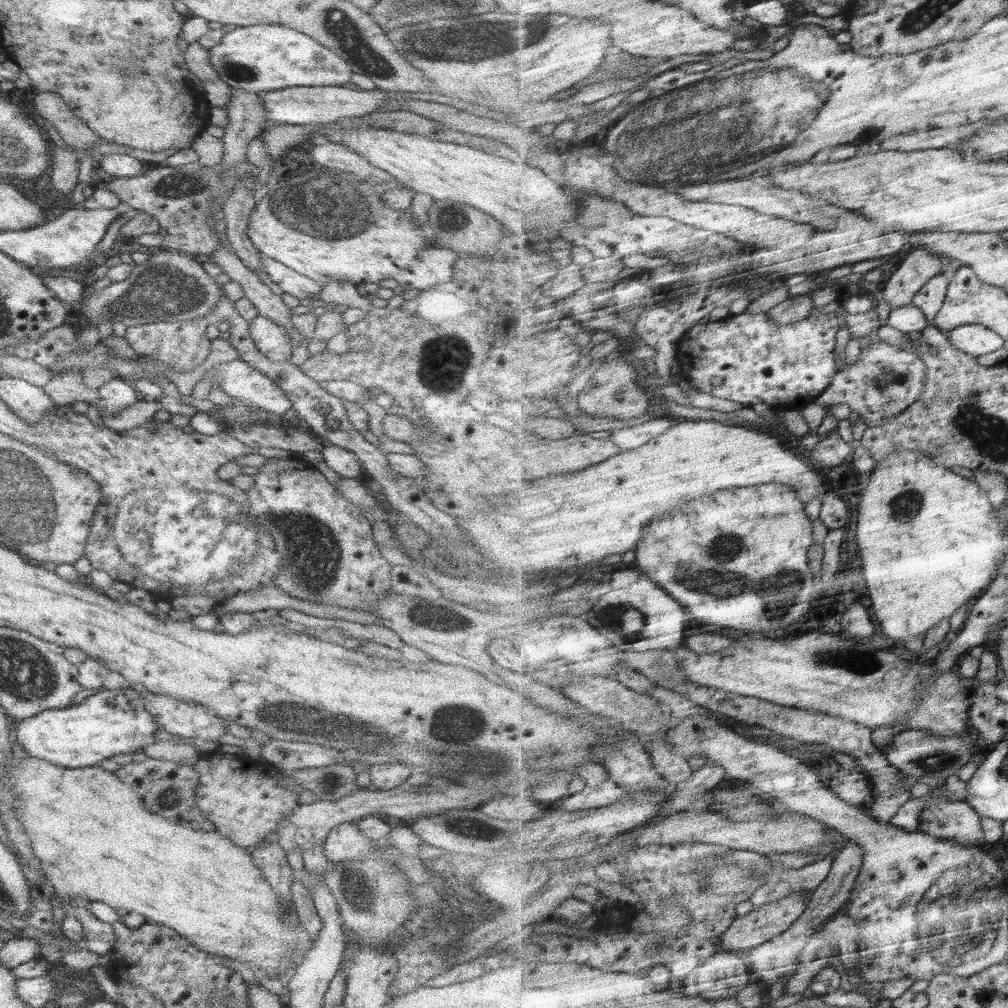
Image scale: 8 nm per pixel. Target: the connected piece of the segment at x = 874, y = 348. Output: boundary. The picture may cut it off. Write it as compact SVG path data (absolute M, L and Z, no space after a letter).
M880 340L880 343L870 343L868 348L862 350L855 364L843 366L833 384L816 403L827 407L848 404L865 418L868 426L873 427L882 425L909 409L921 400L926 389L926 361L916 351L904 351L900 349L900 345Z

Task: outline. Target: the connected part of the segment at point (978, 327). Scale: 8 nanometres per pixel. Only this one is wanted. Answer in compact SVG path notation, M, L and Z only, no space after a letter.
M969 324L947 332L955 347L975 357L996 352L1005 338L982 324Z

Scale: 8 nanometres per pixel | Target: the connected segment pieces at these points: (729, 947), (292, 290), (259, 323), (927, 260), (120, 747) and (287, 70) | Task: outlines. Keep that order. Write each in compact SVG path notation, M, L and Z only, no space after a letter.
M790 895L790 898L785 898L776 902L772 902L755 909L747 915L740 916L730 928L730 931L722 937L719 944L720 951L732 952L738 951L745 953L753 948L758 948L766 942L770 942L787 932L794 926L794 923L808 910L809 902L806 904L807 898L804 895Z
M262 255L260 261L264 265L263 272L266 272L272 282L276 282L283 292L296 296L298 300L318 298L318 294L323 287L321 283L298 274L290 267L284 266L284 264L276 262L272 258L266 258L264 255Z
M259 314L250 322L249 331L256 348L269 359L278 362L290 360L293 346L284 327Z
M918 248L900 264L887 282L882 296L893 309L910 306L928 281L944 274L942 270L942 255L929 252L926 248Z
M131 687L99 691L77 705L62 709L50 709L17 721L12 741L26 750L28 756L36 757L67 769L96 767L102 760L117 754L131 756L155 741L154 733L160 729L155 716L146 710L142 697Z
M242 26L227 33L220 44L208 50L208 60L215 68L218 76L231 88L262 93L270 90L280 90L290 86L343 86L351 80L353 72L349 62L339 58L308 36L286 26Z

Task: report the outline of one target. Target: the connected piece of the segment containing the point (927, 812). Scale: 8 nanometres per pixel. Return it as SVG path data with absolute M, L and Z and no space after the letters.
M932 797L922 811L920 831L935 837L956 839L963 845L973 845L977 840L985 843L982 818L969 802Z

